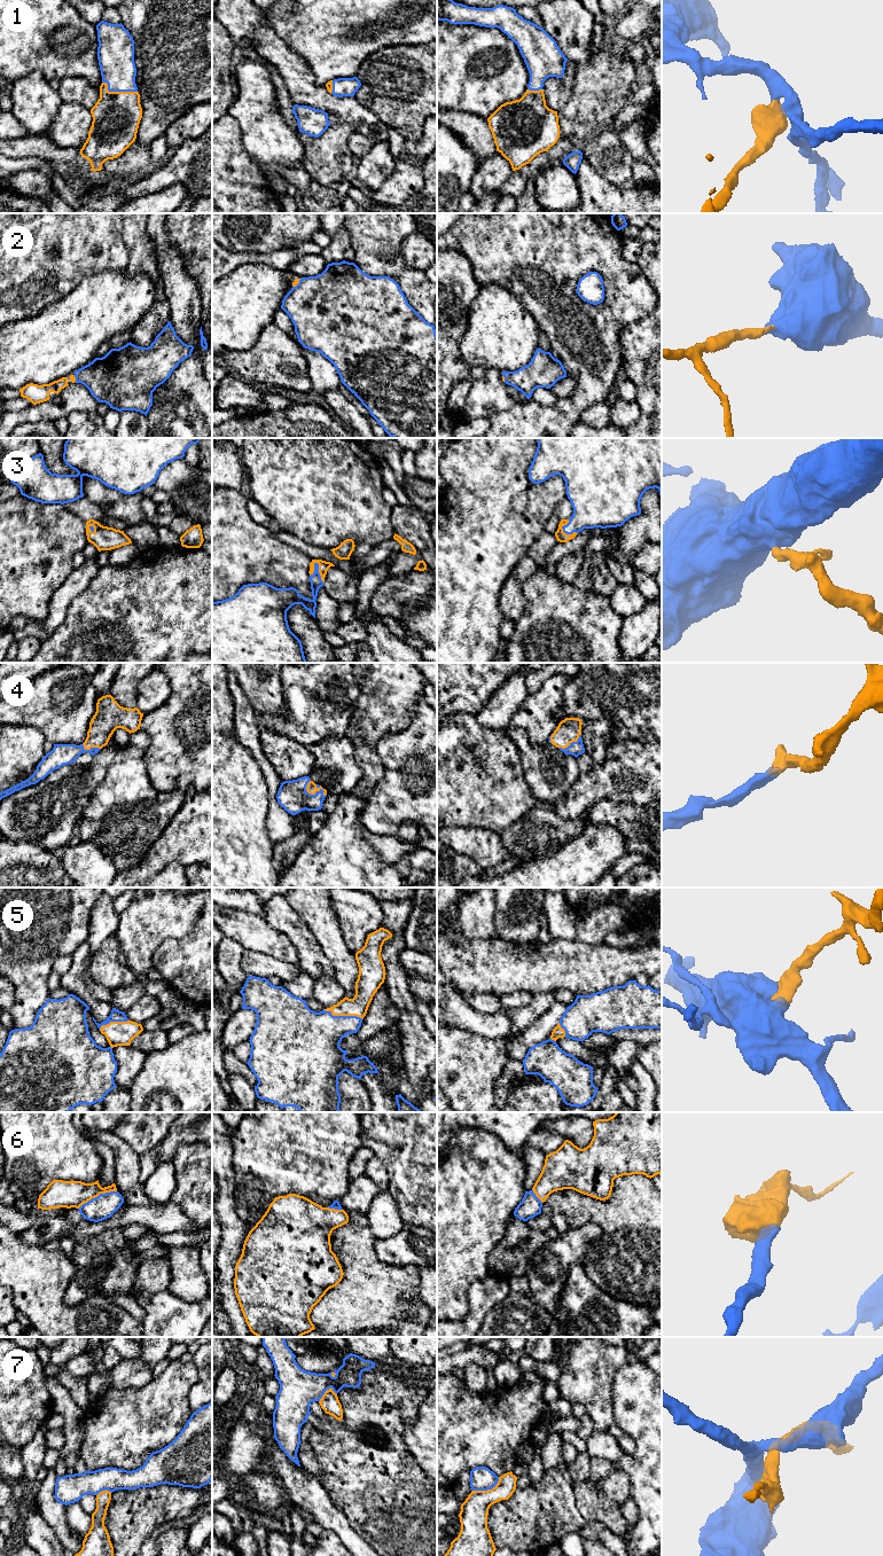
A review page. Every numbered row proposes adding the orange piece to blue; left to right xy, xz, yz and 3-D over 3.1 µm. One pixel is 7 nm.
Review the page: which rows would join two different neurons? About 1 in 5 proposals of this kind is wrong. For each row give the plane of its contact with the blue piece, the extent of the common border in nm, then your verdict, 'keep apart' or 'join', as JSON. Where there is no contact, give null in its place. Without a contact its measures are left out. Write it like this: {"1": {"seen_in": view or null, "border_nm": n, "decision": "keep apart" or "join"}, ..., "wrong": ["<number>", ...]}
{"1": {"seen_in": "xy", "border_nm": 260, "decision": "join"}, "2": {"seen_in": "xz", "border_nm": 90, "decision": "join"}, "3": {"seen_in": "xz", "border_nm": 170, "decision": "join"}, "4": {"seen_in": "xz", "border_nm": 170, "decision": "join"}, "5": {"seen_in": "xz", "border_nm": 280, "decision": "join"}, "6": {"seen_in": "xy", "border_nm": 300, "decision": "join"}, "7": {"seen_in": "yz", "border_nm": 220, "decision": "keep apart"}, "wrong": ["7"]}

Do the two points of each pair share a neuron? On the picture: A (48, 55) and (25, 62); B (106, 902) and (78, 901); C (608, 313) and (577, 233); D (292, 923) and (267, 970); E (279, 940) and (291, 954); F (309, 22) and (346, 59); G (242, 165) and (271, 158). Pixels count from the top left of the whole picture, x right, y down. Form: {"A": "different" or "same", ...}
{"A": "same", "B": "different", "C": "same", "D": "different", "E": "same", "F": "same", "G": "different"}

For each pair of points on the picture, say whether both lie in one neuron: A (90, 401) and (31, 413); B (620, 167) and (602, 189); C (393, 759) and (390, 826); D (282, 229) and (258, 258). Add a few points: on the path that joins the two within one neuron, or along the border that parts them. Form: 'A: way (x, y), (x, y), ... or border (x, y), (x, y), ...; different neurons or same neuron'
A: way (75, 401), (61, 411), (46, 411); same neuron
B: border (588, 163), (602, 177), (619, 187); different neurons
C: way (395, 775), (395, 806), (391, 810); same neuron
D: border (286, 247), (267, 252), (235, 252); different neurons

